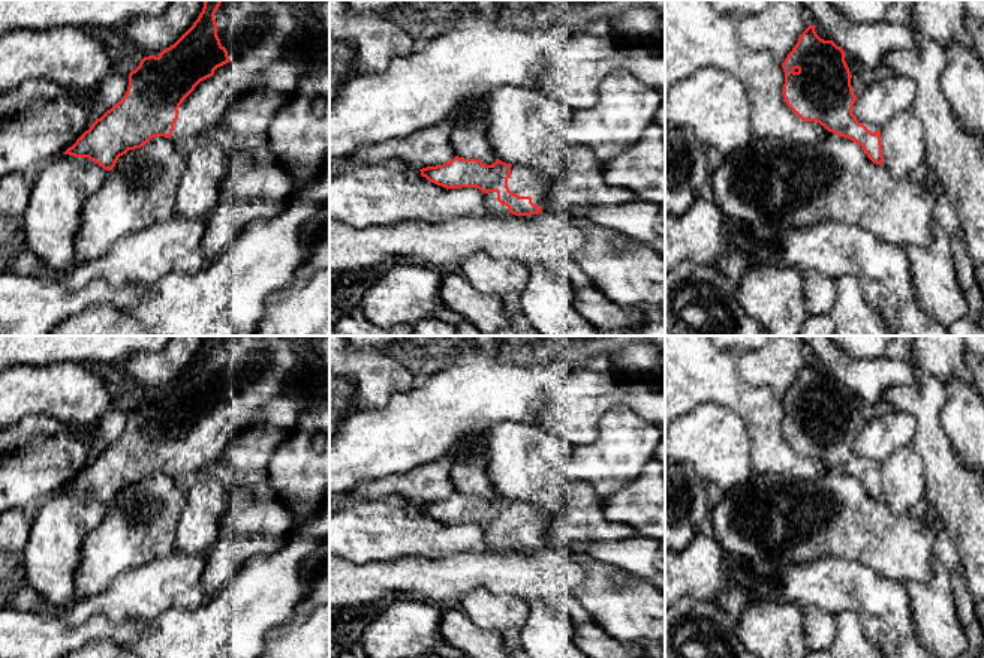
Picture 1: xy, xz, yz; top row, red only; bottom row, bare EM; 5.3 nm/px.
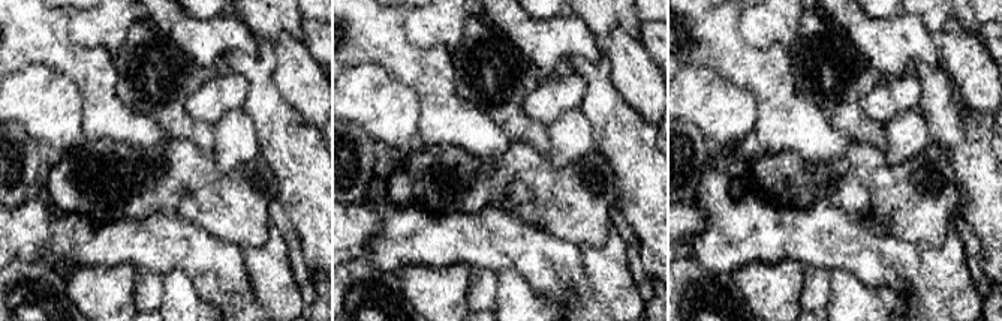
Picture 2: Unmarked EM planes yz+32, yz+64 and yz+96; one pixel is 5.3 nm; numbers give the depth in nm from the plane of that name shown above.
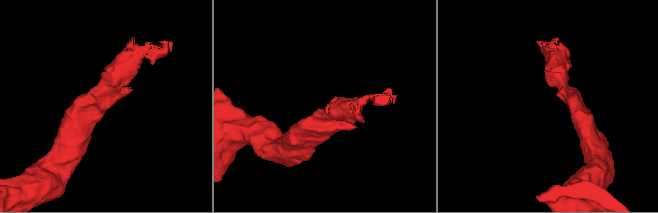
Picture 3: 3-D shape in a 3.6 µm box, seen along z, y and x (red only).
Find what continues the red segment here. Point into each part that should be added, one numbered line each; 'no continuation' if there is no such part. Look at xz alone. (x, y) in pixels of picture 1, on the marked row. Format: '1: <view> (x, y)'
1: xz (523, 182)

